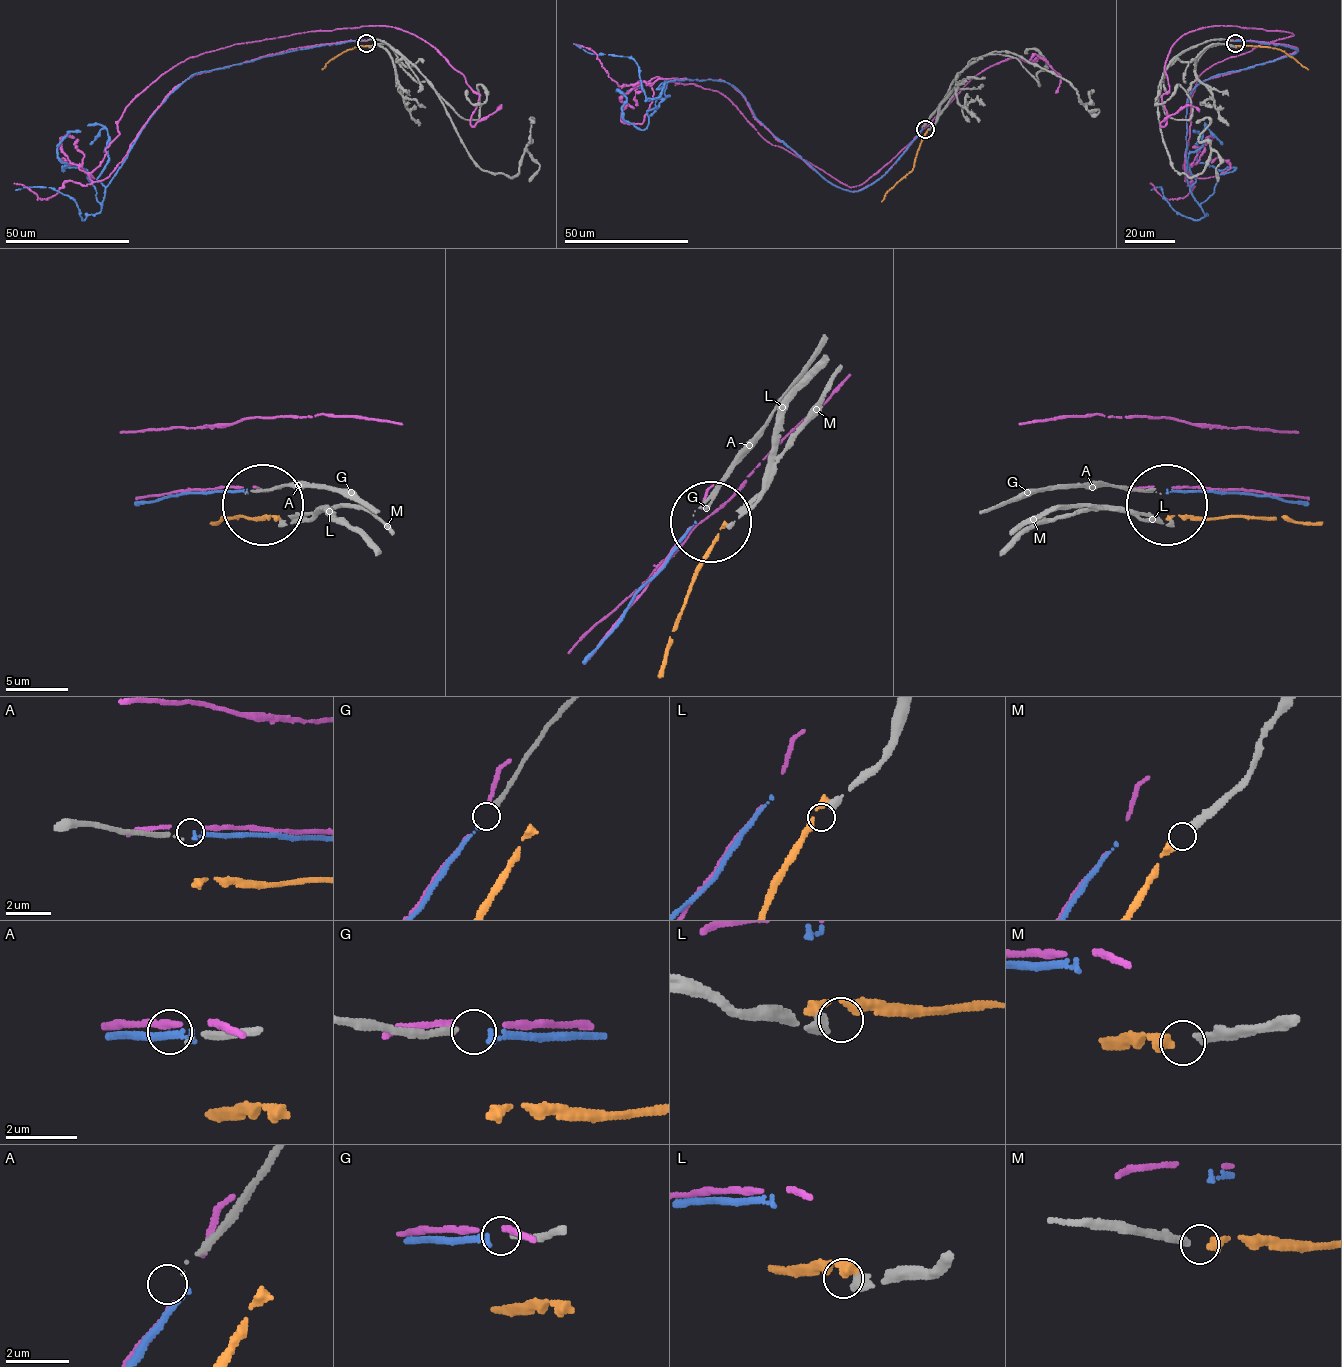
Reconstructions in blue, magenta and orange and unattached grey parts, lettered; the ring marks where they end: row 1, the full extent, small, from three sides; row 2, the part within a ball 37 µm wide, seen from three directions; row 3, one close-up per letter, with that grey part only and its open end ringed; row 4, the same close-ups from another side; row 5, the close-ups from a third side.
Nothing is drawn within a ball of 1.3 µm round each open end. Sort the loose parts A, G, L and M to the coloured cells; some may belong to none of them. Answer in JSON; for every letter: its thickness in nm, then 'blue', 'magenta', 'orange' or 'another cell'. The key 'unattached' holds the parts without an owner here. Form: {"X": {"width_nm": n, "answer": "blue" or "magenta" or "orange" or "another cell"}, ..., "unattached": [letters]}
{"A": {"width_nm": 40, "answer": "another cell"}, "G": {"width_nm": 200, "answer": "blue"}, "L": {"width_nm": 340, "answer": "another cell"}, "M": {"width_nm": 280, "answer": "orange"}, "unattached": ["A", "L"]}

